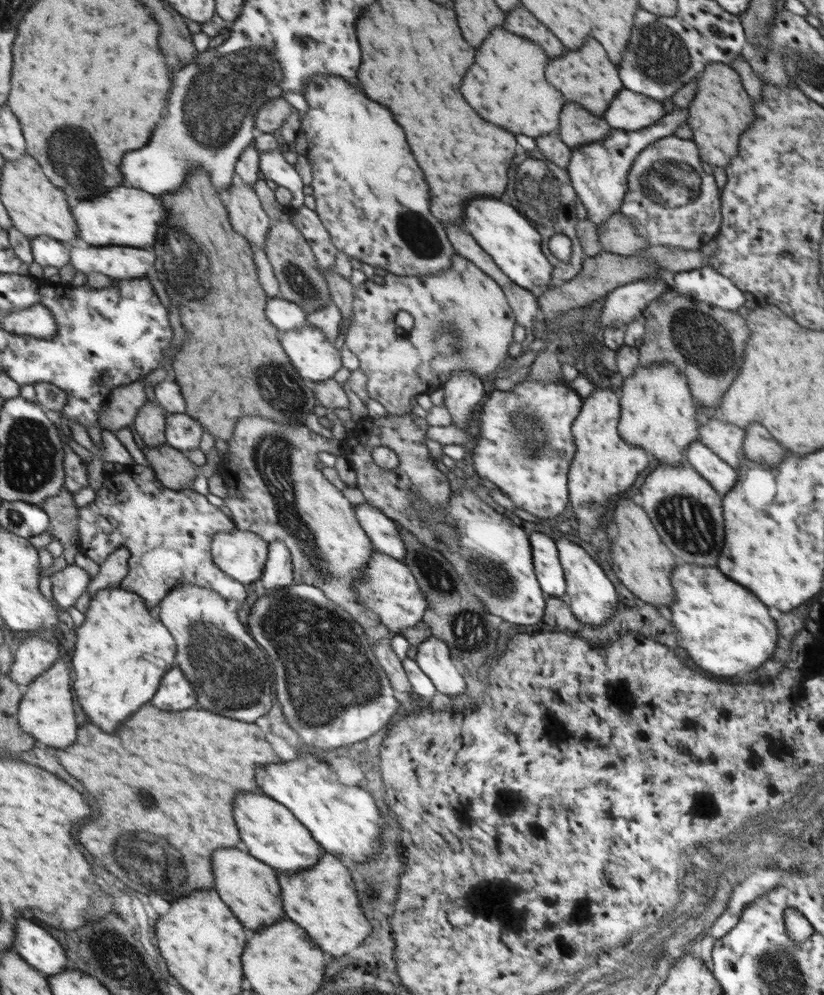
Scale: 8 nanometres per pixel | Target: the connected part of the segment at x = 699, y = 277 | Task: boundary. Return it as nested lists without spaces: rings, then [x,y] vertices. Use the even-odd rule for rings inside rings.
[[[709,266],[670,275],[670,287],[683,296],[693,296],[711,306],[736,311],[743,305],[742,292]]]

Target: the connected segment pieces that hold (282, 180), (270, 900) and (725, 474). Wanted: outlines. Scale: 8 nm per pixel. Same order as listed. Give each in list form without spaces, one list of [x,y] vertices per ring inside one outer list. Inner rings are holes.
[[[282,150],[261,153],[260,163],[260,170],[265,178],[288,188],[294,194],[291,206],[295,211],[306,204],[307,196],[303,192],[305,184],[301,180],[301,174],[295,170],[294,164],[289,164],[283,158]]]
[[[221,848],[215,852],[215,882],[217,892],[231,904],[231,910],[247,928],[261,930],[283,918],[282,886],[278,879],[278,871],[262,860],[257,860],[249,852],[237,848]]]
[[[702,442],[692,443],[687,450],[687,462],[712,486],[724,495],[737,483],[738,473]]]

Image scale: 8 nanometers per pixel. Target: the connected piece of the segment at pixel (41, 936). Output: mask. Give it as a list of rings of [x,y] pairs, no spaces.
[[[31,920],[17,922],[15,950],[21,954],[21,958],[25,958],[25,962],[41,970],[47,977],[67,968],[67,956],[61,944],[45,928],[33,924]]]

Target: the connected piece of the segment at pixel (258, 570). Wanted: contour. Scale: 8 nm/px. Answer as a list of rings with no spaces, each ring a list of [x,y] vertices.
[[[235,528],[214,536],[214,560],[219,568],[247,586],[262,578],[270,558],[269,542],[253,531]]]

